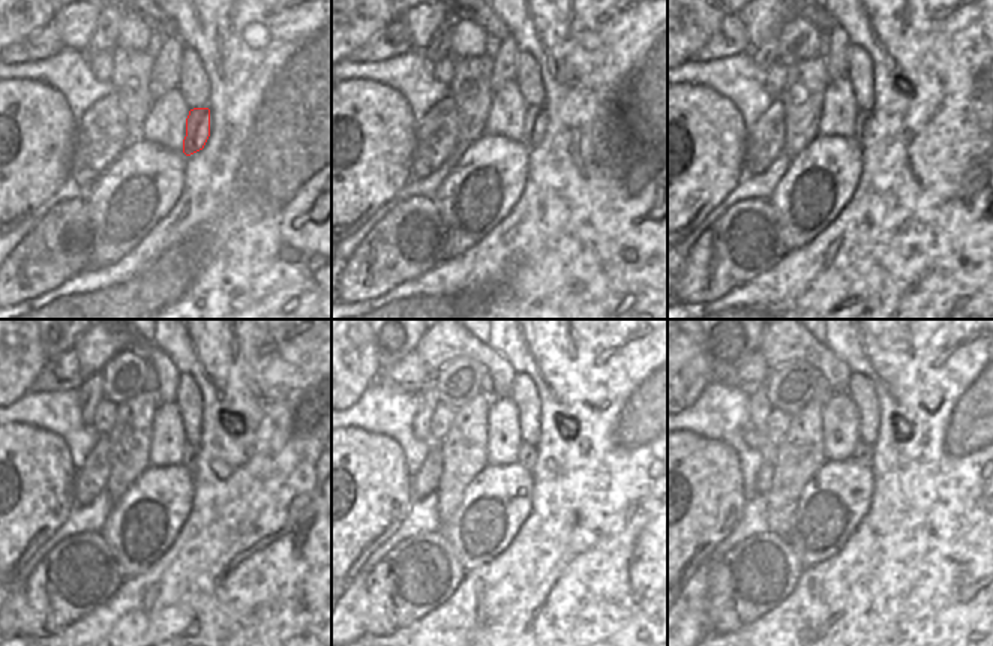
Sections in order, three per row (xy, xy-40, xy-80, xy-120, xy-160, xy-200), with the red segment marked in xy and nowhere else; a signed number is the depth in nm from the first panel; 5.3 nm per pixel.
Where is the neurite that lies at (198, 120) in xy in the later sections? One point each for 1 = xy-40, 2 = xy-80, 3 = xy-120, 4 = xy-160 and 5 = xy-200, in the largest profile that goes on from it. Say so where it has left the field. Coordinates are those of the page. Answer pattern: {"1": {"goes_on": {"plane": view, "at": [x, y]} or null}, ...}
{"1": {"goes_on": {"plane": "xy-40", "at": [534, 125]}}, "2": {"goes_on": {"plane": "xy-80", "at": [863, 117]}}, "3": {"goes_on": {"plane": "xy-120", "at": [189, 460]}}, "4": {"goes_on": {"plane": "xy-160", "at": [527, 457]}}, "5": {"goes_on": {"plane": "xy-200", "at": [863, 453]}}}

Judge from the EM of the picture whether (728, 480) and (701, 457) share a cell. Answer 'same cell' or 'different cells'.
same cell

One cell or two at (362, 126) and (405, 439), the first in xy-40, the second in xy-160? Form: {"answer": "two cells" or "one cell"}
{"answer": "two cells"}

